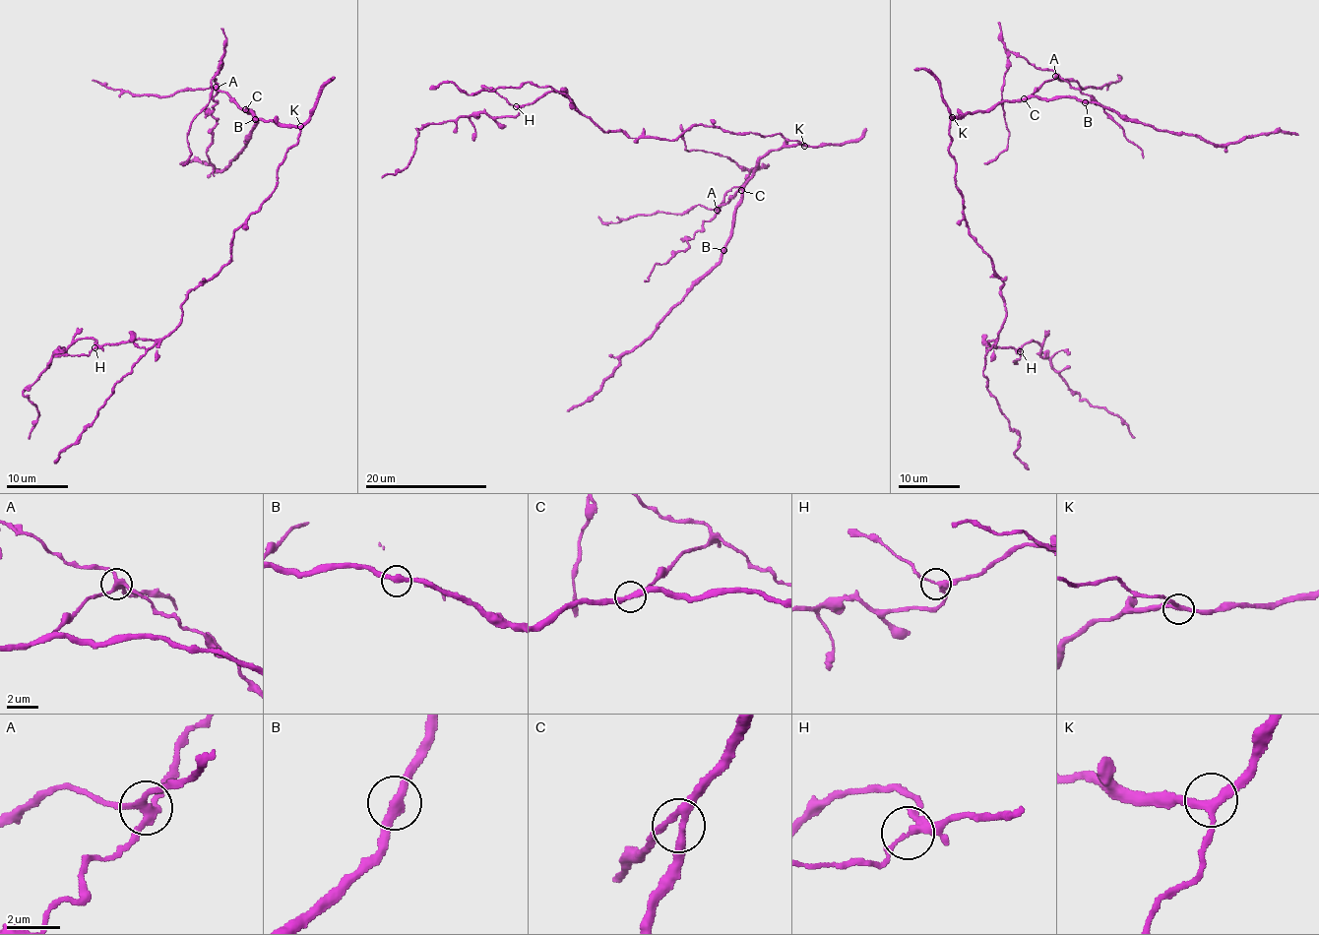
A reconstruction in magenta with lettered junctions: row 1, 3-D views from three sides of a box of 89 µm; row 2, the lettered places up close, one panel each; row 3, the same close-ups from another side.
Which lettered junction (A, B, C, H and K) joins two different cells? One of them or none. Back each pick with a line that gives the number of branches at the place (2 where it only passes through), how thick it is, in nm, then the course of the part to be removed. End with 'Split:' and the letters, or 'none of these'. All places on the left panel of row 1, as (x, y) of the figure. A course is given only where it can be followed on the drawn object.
A: 4 | 280 nm | (216, 87), (213, 79), (220, 61), (212, 80), (210, 101), (191, 123), (186, 142), (191, 154), (181, 165)
Split: A

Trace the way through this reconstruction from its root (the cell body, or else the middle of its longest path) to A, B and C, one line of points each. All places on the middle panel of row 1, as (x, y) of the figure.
A: (751, 132), (781, 135), (803, 144), (785, 145), (763, 155), (741, 187), (718, 209)
B: (751, 132), (781, 135), (803, 144), (785, 145), (760, 159), (743, 188), (731, 238), (723, 250)
C: (751, 132), (781, 135), (803, 144), (785, 145), (778, 151), (769, 151), (741, 190)

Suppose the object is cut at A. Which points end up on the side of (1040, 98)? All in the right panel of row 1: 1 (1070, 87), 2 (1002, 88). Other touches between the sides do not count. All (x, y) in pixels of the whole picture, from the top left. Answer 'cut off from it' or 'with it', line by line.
1: cut off from it
2: cut off from it

